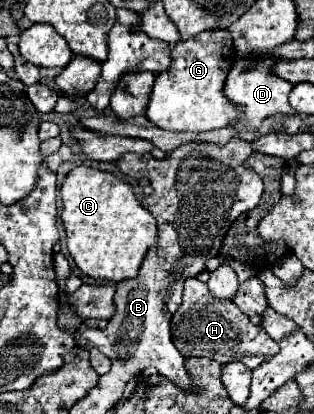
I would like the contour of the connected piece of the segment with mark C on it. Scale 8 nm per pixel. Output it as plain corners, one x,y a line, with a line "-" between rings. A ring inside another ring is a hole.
78,165
64,179
60,193
66,247
78,269
92,279
106,279
110,283
136,277
144,255
156,245
158,227
154,215
144,209
132,185
114,173

